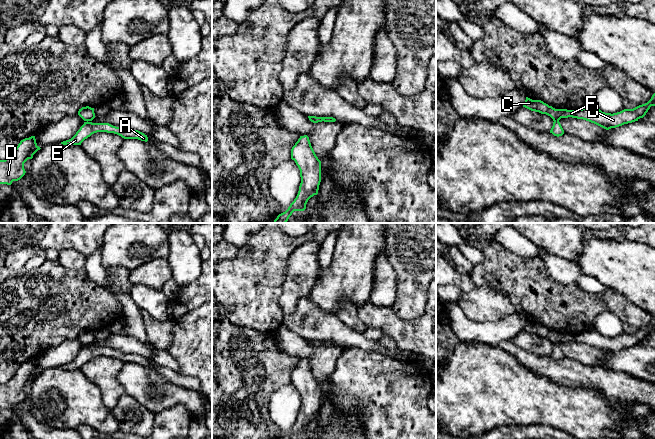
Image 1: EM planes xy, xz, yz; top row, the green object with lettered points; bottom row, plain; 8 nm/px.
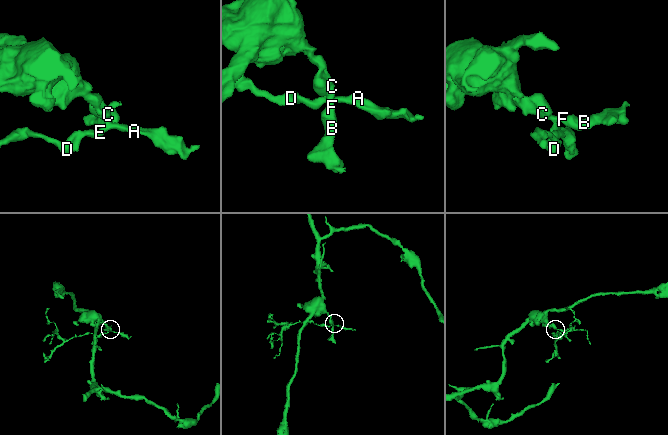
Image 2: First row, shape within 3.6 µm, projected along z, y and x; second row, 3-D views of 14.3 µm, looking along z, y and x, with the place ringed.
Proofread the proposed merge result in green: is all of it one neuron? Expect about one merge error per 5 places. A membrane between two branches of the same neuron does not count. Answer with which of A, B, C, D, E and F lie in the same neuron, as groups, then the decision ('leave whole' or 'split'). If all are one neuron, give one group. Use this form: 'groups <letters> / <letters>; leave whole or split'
groups A D E / B C F; split

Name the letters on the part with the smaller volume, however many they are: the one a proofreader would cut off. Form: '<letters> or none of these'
A, D, E

